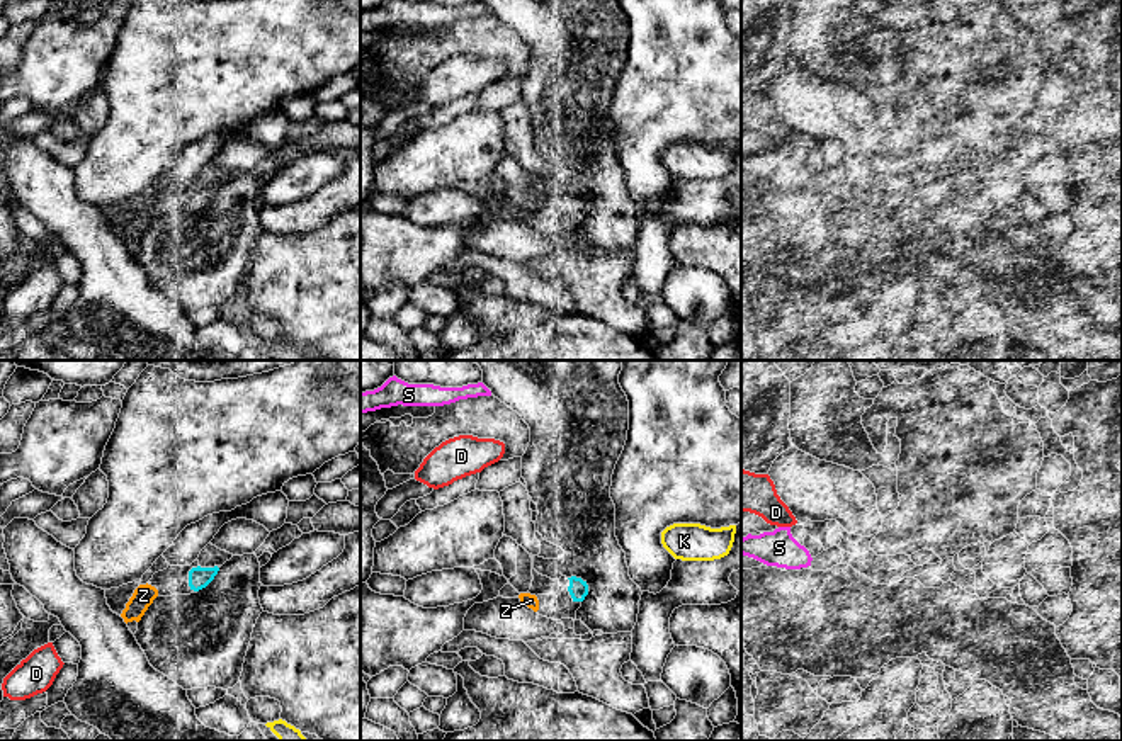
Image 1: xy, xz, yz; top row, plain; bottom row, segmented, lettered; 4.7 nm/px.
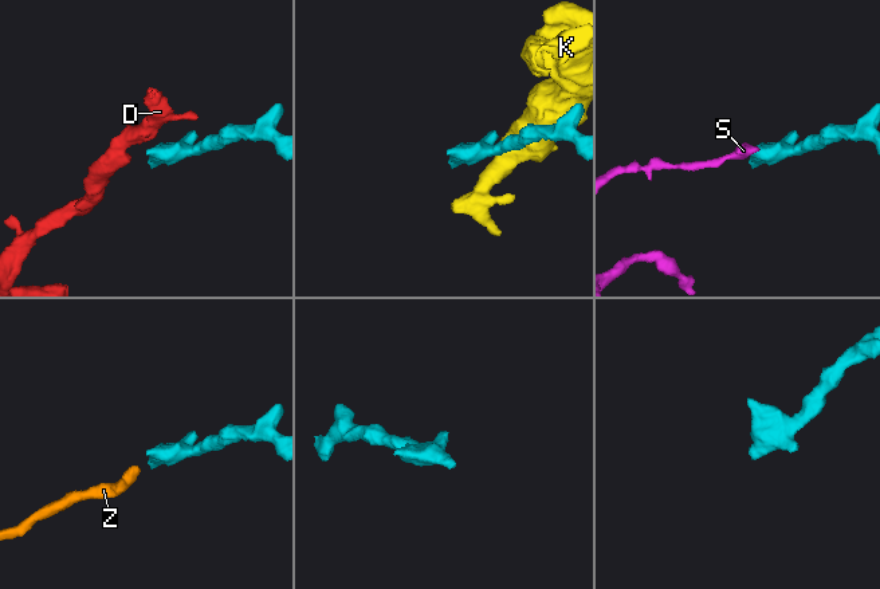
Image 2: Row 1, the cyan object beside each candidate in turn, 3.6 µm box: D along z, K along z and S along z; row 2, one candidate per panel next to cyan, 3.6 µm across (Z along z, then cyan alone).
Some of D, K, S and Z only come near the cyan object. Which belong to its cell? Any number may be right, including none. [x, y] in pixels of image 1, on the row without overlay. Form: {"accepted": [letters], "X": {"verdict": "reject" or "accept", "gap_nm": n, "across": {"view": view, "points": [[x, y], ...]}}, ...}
{"accepted": ["Z"], "D": {"verdict": "reject", "gap_nm": 650, "across": {"view": "xz", "points": [[568, 197], [497, 80]]}}, "K": {"verdict": "reject", "gap_nm": 400, "across": {"view": "xz", "points": [[585, 201], [662, 162]]}}, "S": {"verdict": "reject", "gap_nm": 950, "across": {"view": "xz", "points": [[572, 196], [490, 14]]}}, "Z": {"verdict": "accept", "gap_nm": 150, "across": {"view": "xz", "points": [[568, 209], [538, 220]]}}}

